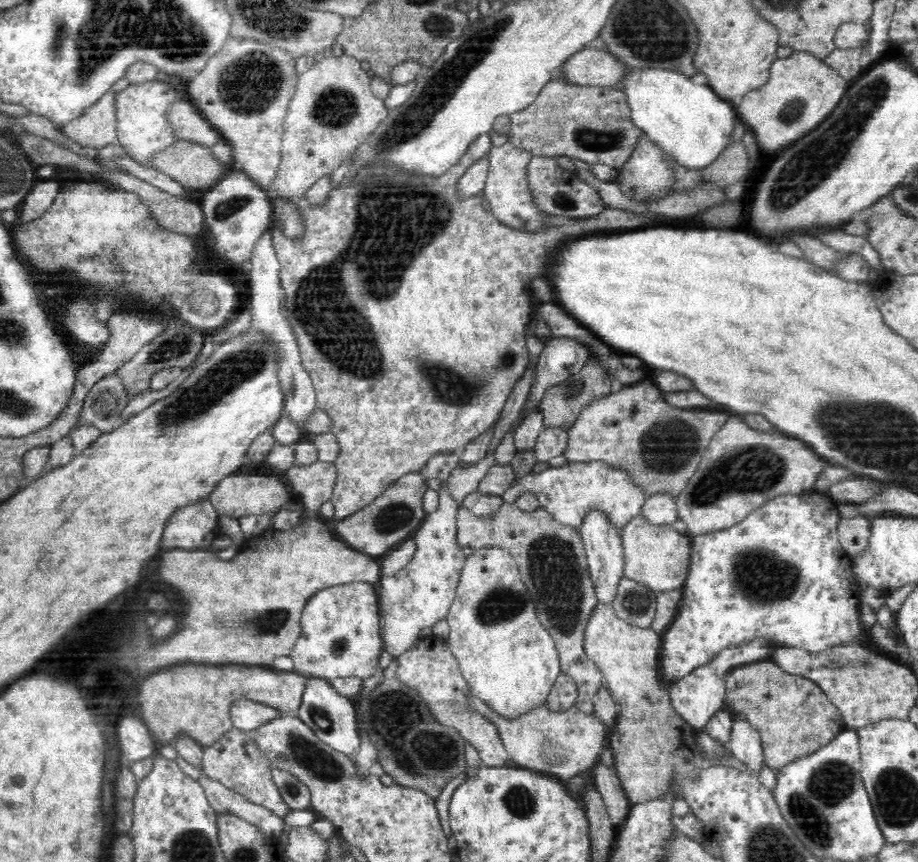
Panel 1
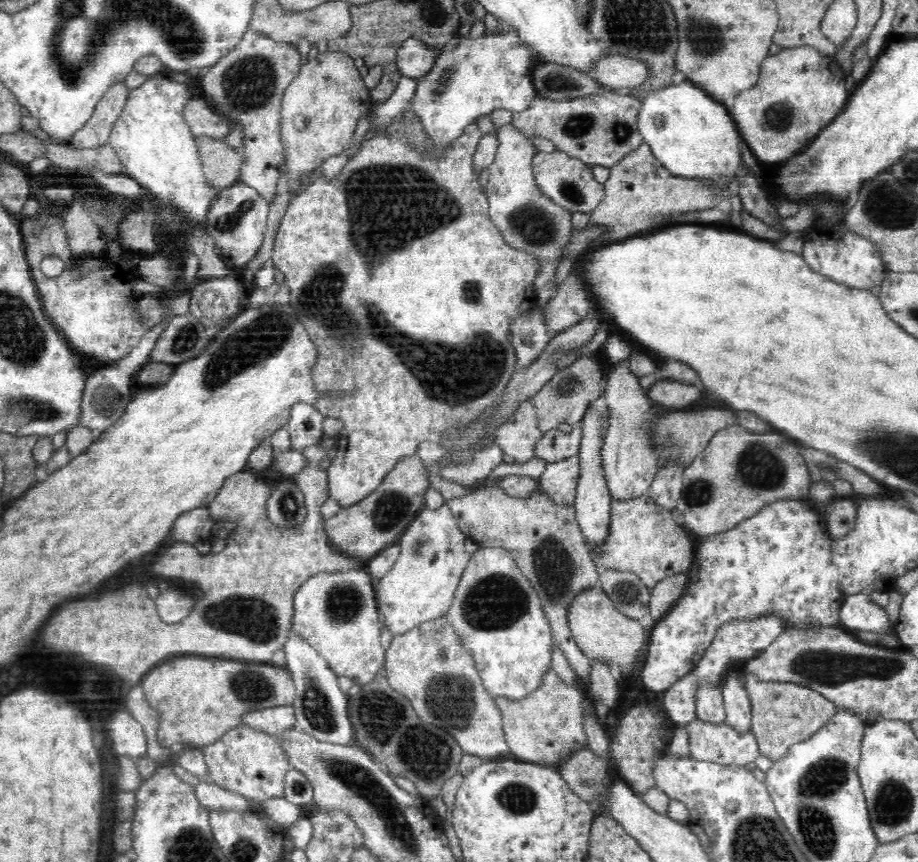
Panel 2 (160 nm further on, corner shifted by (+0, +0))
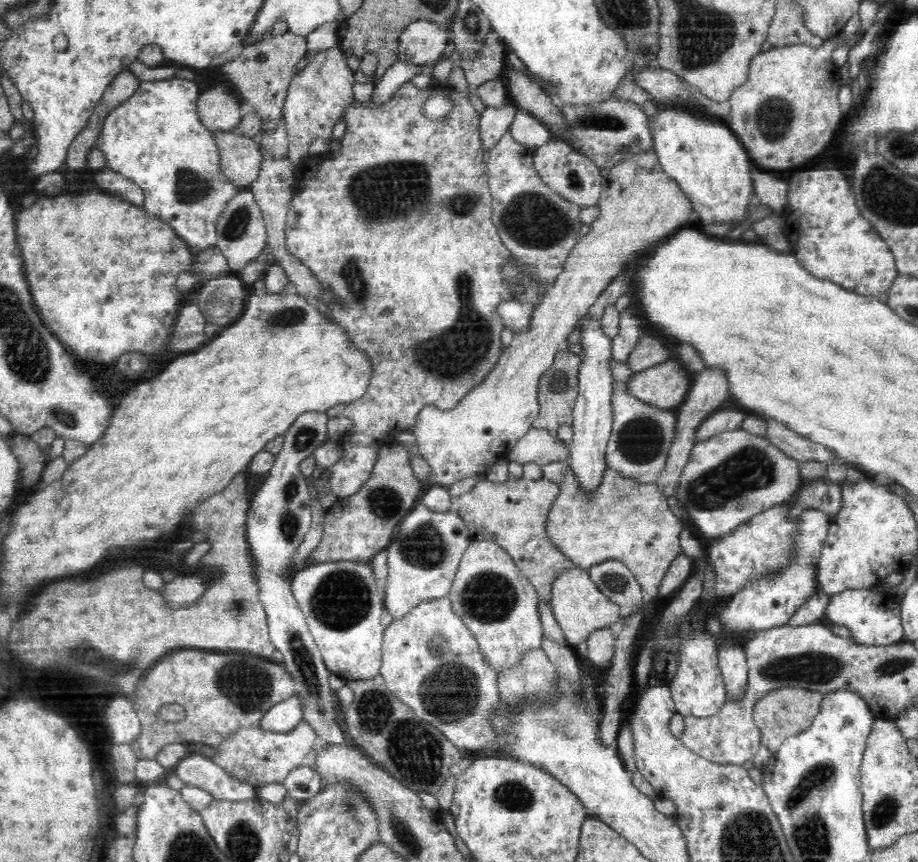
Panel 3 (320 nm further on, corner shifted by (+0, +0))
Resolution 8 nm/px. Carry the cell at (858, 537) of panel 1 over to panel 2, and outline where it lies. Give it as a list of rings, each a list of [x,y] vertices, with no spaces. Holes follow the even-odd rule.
[[[838,498],[826,507],[824,519],[828,524],[828,533],[832,538],[846,538],[848,532],[854,532],[856,528],[856,514],[858,508],[852,500]]]

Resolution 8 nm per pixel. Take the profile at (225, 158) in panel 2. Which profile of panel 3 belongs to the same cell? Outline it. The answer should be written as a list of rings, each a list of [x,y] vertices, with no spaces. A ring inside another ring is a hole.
[[[237,130],[214,132],[220,152],[220,170],[228,182],[239,188],[247,188],[256,180],[262,164],[262,149],[253,137]]]

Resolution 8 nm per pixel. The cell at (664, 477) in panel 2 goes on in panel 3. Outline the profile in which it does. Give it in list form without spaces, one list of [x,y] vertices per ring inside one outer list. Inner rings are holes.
[[[705,367],[702,372],[692,377],[691,387],[685,395],[684,402],[678,410],[676,432],[672,438],[672,448],[670,454],[666,458],[664,470],[660,474],[660,478],[656,480],[658,491],[666,498],[675,496],[676,489],[682,469],[687,465],[690,458],[691,448],[696,443],[696,431],[703,420],[706,420],[713,411],[716,411],[723,402],[728,398],[728,380],[724,380],[724,372],[718,372],[716,368]]]

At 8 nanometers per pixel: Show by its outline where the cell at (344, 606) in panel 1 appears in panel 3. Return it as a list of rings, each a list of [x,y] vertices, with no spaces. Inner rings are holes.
[[[340,560],[308,564],[293,574],[290,586],[300,610],[304,613],[309,632],[322,653],[327,669],[346,681],[366,680],[378,675],[383,663],[381,650],[385,630],[380,623],[380,613],[384,608],[384,599],[383,591],[377,586],[370,562]]]

